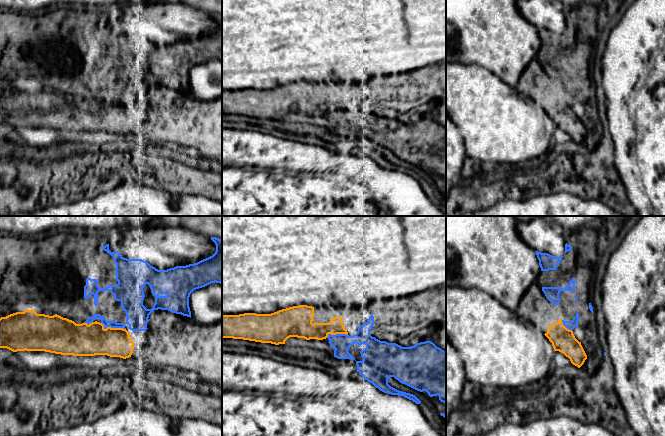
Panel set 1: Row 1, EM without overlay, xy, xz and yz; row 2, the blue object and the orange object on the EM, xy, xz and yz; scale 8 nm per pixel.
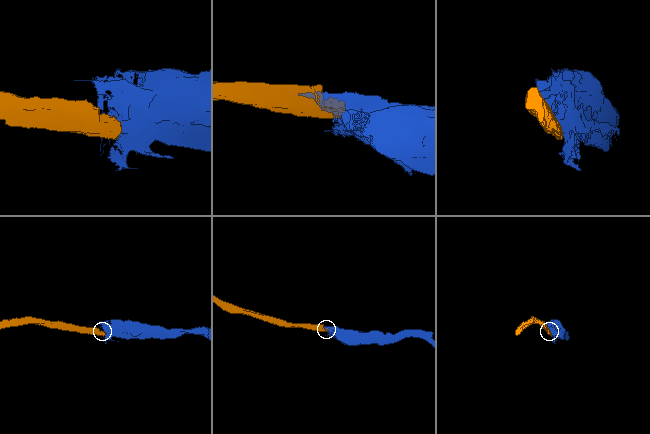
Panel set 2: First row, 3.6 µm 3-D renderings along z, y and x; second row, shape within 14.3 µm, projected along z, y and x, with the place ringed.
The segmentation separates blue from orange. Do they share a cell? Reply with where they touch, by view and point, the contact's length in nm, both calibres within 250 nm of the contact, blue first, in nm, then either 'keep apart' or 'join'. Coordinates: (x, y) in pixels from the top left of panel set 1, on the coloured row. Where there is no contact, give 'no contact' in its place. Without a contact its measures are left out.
meets blue in xy at (112, 327); contact 200 nm long; 60 nm thick on the blue side, 260 nm on the other; keep apart

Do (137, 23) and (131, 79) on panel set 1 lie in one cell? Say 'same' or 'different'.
different

